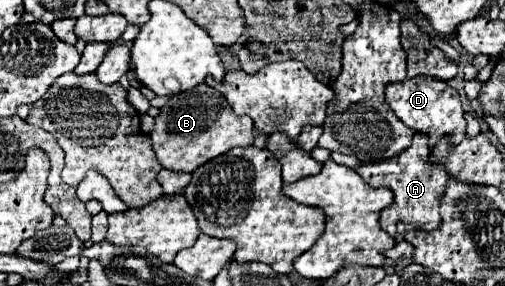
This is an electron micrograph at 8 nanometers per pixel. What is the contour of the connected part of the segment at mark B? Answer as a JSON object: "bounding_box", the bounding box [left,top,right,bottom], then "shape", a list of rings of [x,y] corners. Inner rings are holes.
{"bounding_box":[149,83,253,173],"shape":[[[201,83],[191,91],[173,95],[155,117],[155,127],[149,133],[153,151],[159,163],[171,171],[191,173],[217,155],[227,153],[233,147],[253,145],[253,121],[251,117],[237,117],[227,99],[213,87]]]}

